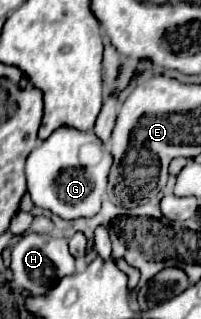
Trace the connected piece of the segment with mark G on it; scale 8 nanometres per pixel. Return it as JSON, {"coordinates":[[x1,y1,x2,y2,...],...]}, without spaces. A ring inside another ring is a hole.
{"coordinates":[[61,127,47,141,41,141,27,157,27,191,37,207,49,209,61,219,95,217,101,209,101,199,105,195,111,165,113,155,105,151,101,139,93,131,85,133],[85,147,93,147,89,149,91,157,87,157]]}

